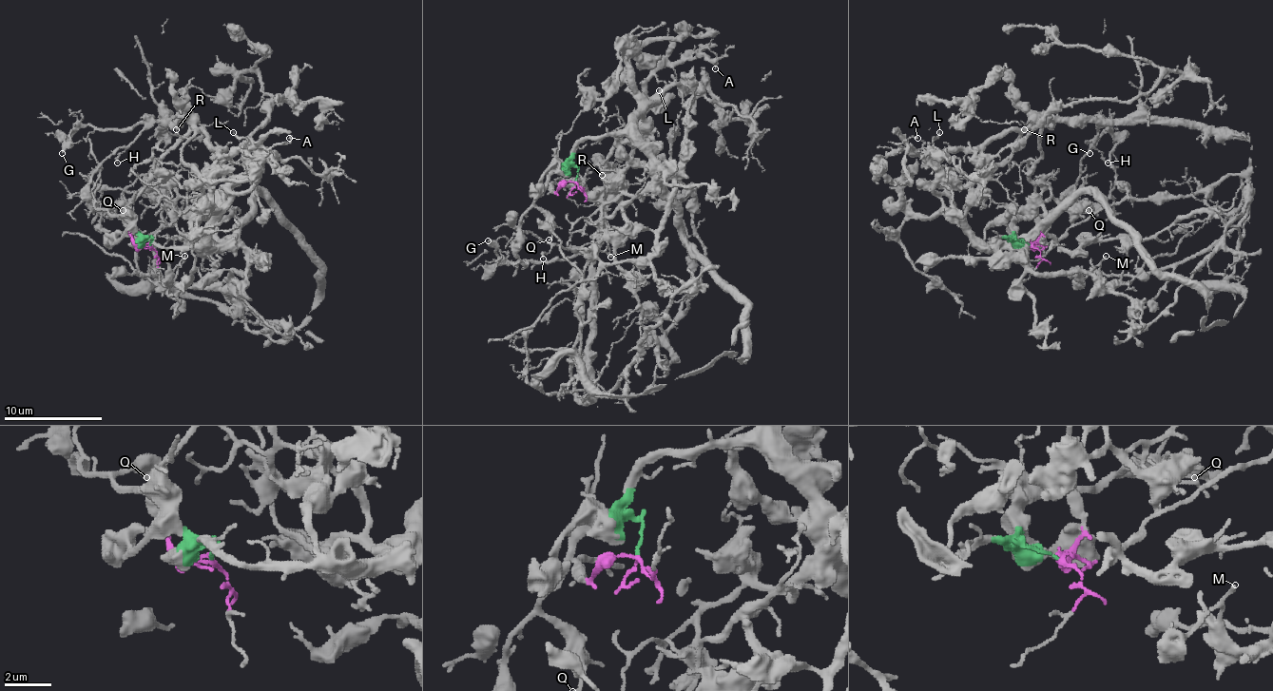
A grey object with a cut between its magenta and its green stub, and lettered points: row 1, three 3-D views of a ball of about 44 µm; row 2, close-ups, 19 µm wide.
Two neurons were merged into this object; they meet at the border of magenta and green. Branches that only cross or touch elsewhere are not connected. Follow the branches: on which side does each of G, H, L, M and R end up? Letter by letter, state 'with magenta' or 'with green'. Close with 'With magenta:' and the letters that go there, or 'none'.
G: with magenta
H: with magenta
L: with green
M: with green
R: with magenta
With magenta: G, H, R

